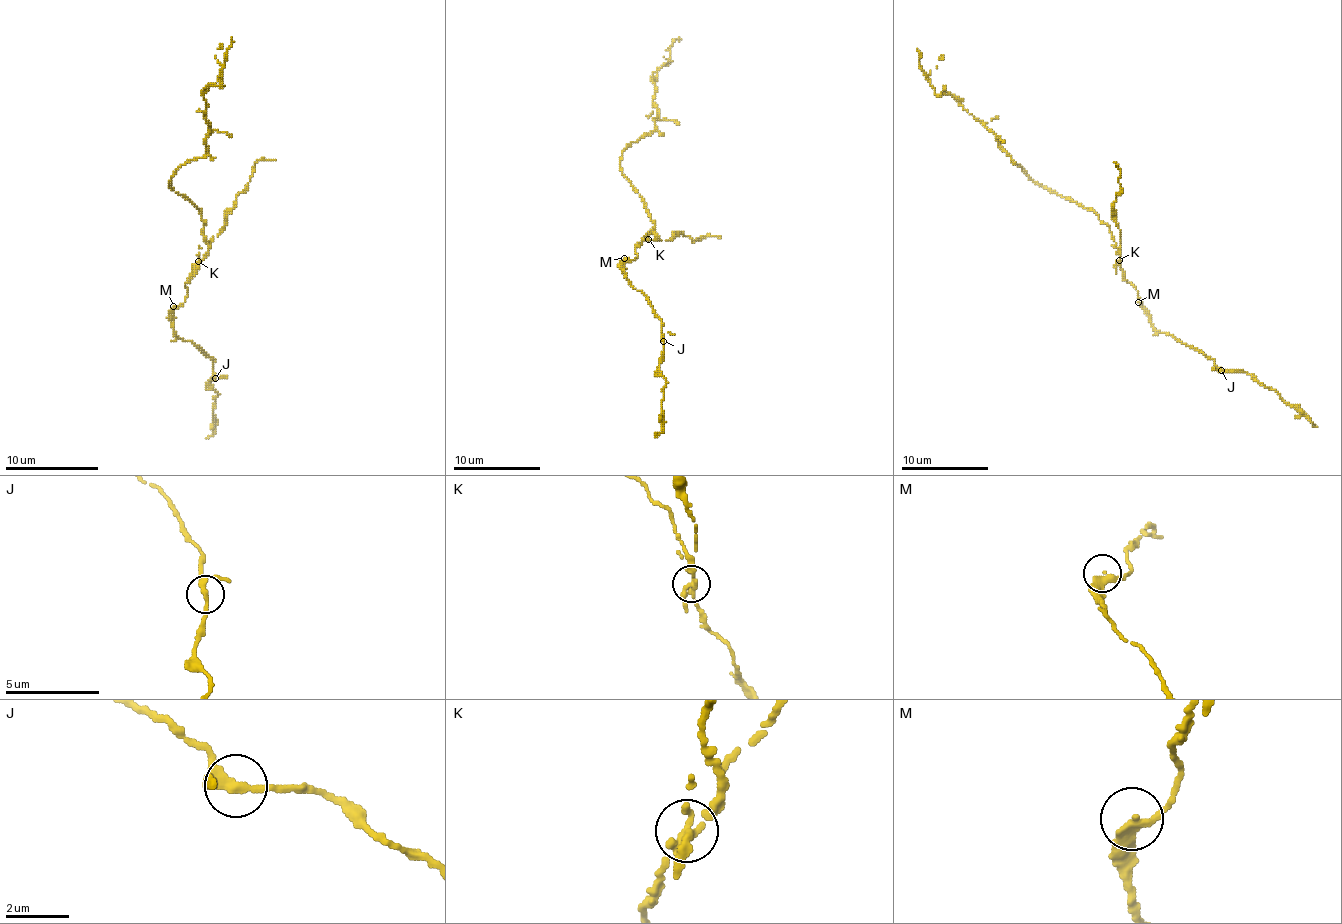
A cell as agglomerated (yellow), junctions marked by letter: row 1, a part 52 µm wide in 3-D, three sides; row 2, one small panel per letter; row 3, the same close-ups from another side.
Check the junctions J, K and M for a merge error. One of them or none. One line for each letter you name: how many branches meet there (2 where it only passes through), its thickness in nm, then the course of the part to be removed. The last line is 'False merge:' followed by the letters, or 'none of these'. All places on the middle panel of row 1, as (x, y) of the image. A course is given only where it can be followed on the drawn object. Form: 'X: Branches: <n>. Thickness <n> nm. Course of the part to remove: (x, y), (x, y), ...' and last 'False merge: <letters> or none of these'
K: Branches: 3. Thickness 260 nm. Course of the part to remove: (648, 238), (648, 234), (657, 240), (681, 234), (694, 240), (705, 236), (720, 238)
False merge: K

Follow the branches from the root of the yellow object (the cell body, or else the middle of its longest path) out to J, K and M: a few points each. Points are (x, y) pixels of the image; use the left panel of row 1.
J: (206, 236), (208, 253), (185, 285), (185, 301), (173, 311), (173, 331), (213, 359), (215, 378)
K: (206, 236), (208, 253), (199, 262)
M: (206, 236), (208, 253), (185, 285), (185, 301), (173, 306)

